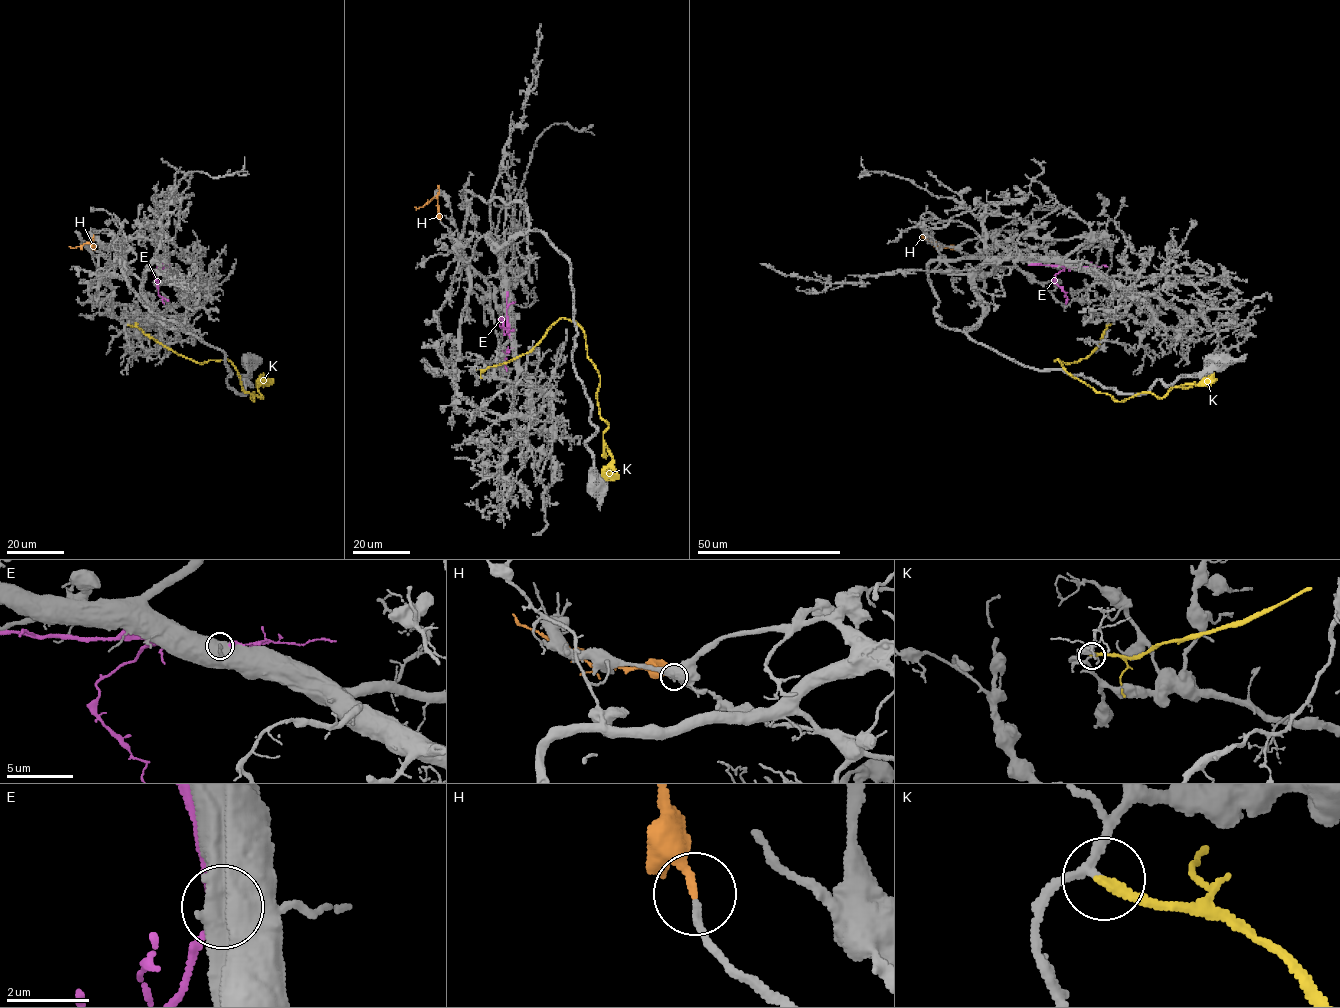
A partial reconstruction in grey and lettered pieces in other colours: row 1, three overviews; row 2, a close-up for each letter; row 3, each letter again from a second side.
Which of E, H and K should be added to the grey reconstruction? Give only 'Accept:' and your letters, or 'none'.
Accept: H

